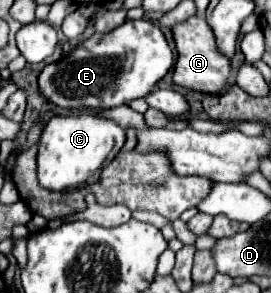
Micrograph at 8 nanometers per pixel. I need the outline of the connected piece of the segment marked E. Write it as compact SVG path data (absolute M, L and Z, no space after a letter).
M126 20L106 34L94 34L80 42L70 54L48 64L38 76L40 96L66 110L104 110L130 104L152 92L170 70L174 58L168 40L154 22Z

